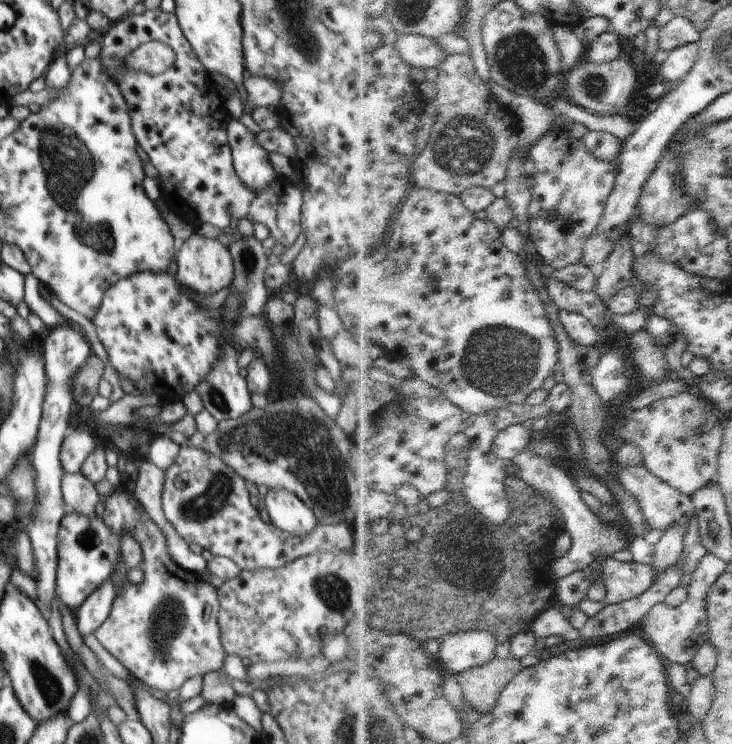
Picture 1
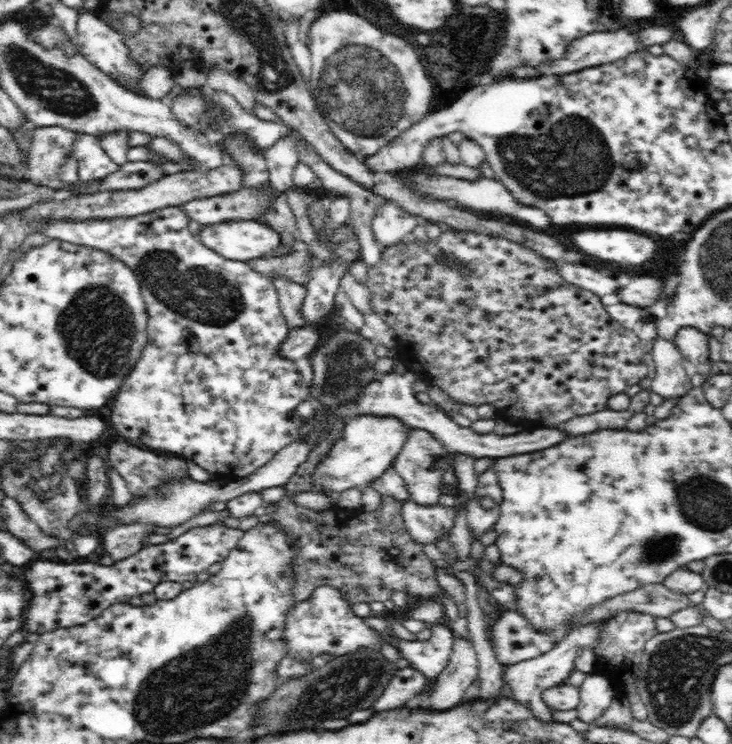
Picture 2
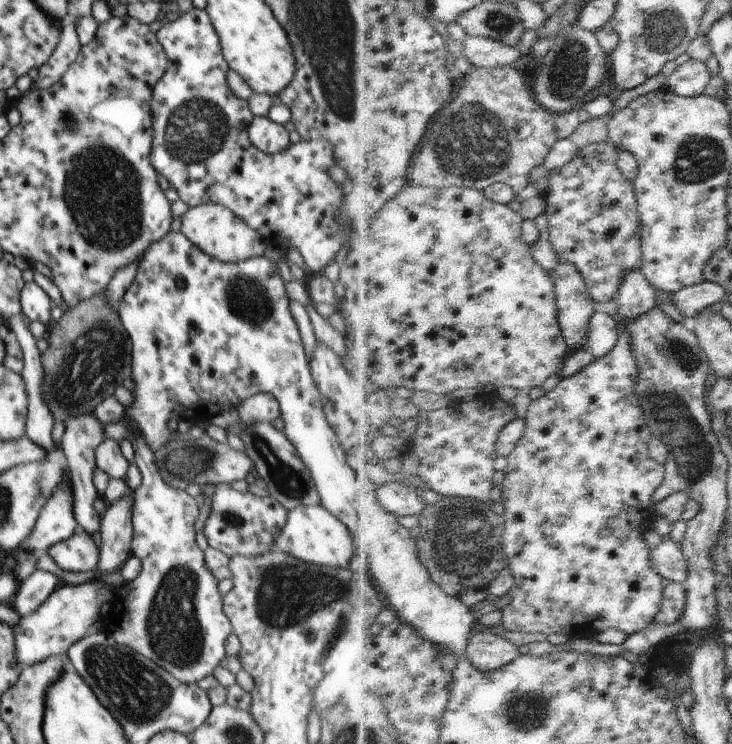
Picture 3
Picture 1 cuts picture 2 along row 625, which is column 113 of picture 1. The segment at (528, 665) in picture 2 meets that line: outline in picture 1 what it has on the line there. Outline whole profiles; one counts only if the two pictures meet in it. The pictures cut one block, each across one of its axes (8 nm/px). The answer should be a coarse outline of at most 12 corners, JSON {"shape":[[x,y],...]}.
{"shape":[[111,576],[75,611],[83,638],[108,619],[116,590]]}

